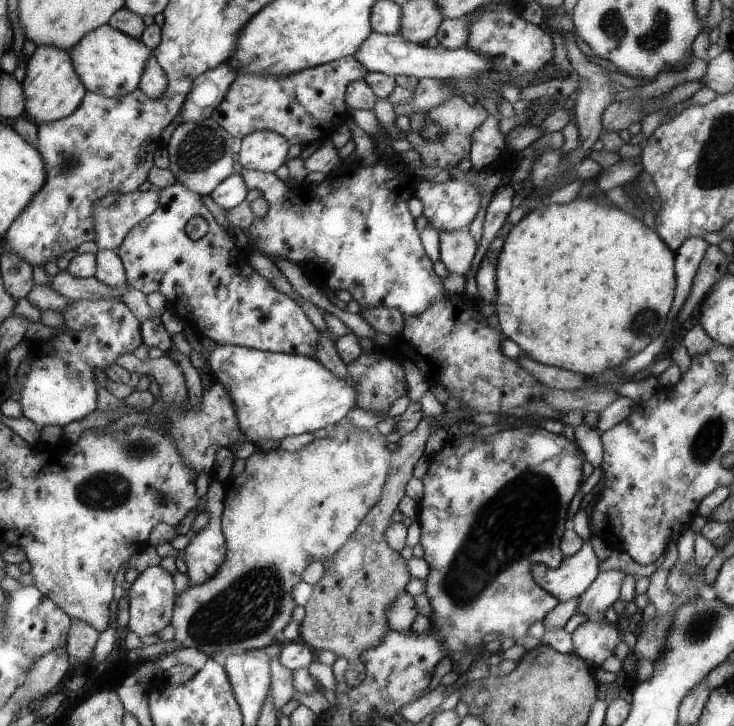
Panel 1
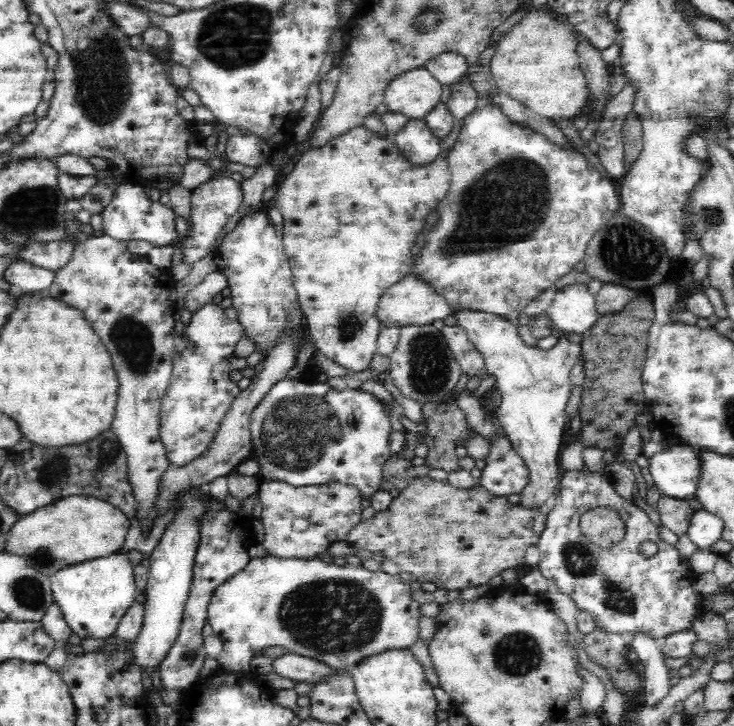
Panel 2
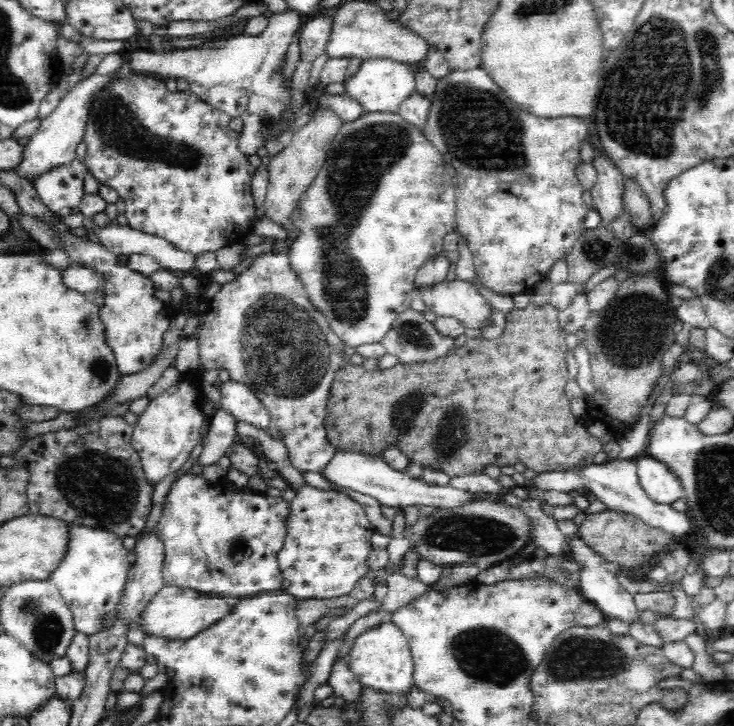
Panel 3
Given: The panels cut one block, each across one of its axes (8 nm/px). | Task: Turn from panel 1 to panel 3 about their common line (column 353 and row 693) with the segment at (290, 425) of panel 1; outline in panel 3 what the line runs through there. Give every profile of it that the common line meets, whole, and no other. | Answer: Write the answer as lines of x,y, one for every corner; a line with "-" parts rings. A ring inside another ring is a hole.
390,620
382,622
356,636
348,655
349,669
362,687
370,687
387,694
408,694
413,684
413,658
408,640

